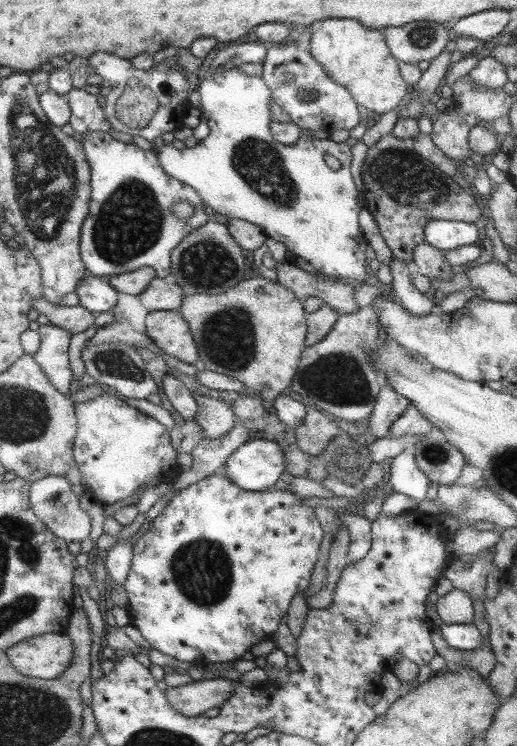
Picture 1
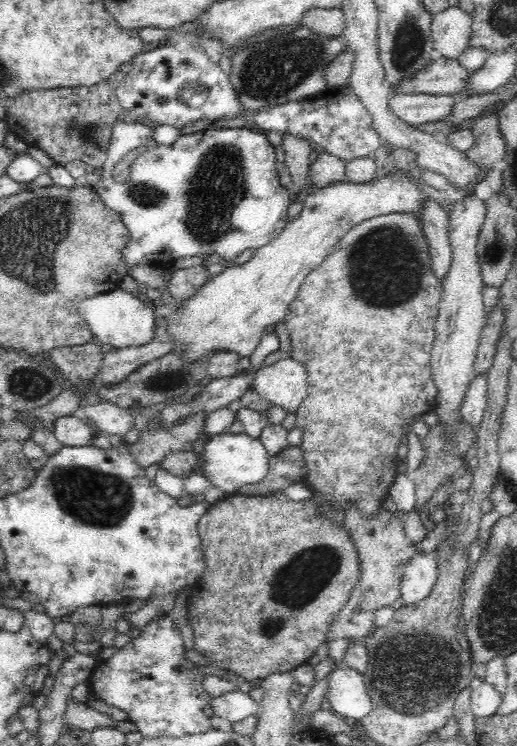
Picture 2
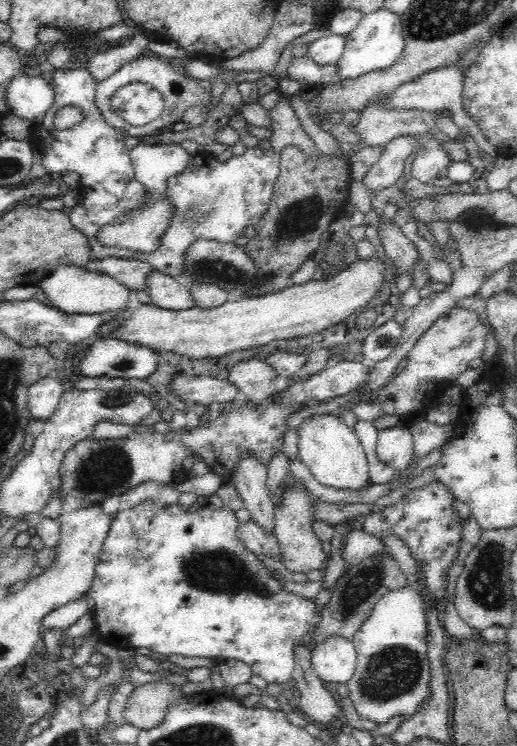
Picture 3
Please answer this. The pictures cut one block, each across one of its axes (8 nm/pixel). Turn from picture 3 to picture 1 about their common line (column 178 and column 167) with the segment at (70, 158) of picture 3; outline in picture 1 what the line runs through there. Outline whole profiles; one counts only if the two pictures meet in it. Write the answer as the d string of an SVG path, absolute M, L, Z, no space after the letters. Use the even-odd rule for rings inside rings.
M108 133L102 138L83 135L79 143L84 149L91 171L91 201L88 216L81 226L80 239L81 259L85 262L88 273L97 277L109 277L149 266L155 270L156 277L168 276L171 250L182 242L187 234L211 219L204 211L203 200L190 186L166 175L154 149L144 150L134 143L118 141ZM176 200L185 200L193 206L190 219L178 219L166 214Z

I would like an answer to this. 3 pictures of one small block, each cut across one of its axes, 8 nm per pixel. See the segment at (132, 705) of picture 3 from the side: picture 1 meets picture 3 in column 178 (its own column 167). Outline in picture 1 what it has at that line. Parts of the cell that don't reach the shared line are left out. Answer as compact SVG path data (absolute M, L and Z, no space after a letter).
M202 678L180 687L167 687L165 698L178 713L195 717L219 709L234 691L235 681Z

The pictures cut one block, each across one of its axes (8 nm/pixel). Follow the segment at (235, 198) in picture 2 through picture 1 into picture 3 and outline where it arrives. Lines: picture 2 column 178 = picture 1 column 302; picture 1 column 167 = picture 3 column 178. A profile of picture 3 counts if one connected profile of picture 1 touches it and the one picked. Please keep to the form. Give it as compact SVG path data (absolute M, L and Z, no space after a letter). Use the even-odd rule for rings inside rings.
M139 143L129 150L129 158L133 164L135 178L149 192L148 198L135 201L135 208L128 210L125 216L102 226L96 237L98 237L98 242L104 246L120 247L136 253L149 253L158 248L164 231L179 215L179 211L173 206L174 200L158 195L164 190L168 178L184 172L184 167L190 162L192 155L182 145L174 143L154 143L153 145ZM139 201L141 201L140 208L137 208Z

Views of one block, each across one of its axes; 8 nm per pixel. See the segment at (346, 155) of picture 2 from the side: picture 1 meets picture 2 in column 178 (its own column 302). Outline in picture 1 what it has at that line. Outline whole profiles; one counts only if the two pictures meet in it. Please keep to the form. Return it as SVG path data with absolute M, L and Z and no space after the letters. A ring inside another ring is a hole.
M268 45L266 59L262 64L261 78L266 83L266 87L270 88L271 100L282 108L285 114L290 115L290 121L293 124L304 130L325 130L332 133L333 130L352 130L363 123L363 109L354 101L352 94L326 74L326 71L316 62L310 52L299 50L298 46ZM286 75L292 77L290 82L284 82Z

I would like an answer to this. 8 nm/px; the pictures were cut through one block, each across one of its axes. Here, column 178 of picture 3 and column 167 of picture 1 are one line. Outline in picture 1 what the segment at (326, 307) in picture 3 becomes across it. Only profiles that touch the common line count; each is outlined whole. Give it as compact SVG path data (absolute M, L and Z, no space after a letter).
M178 310L150 312L146 318L147 336L164 354L186 364L199 364L198 347L186 320Z

